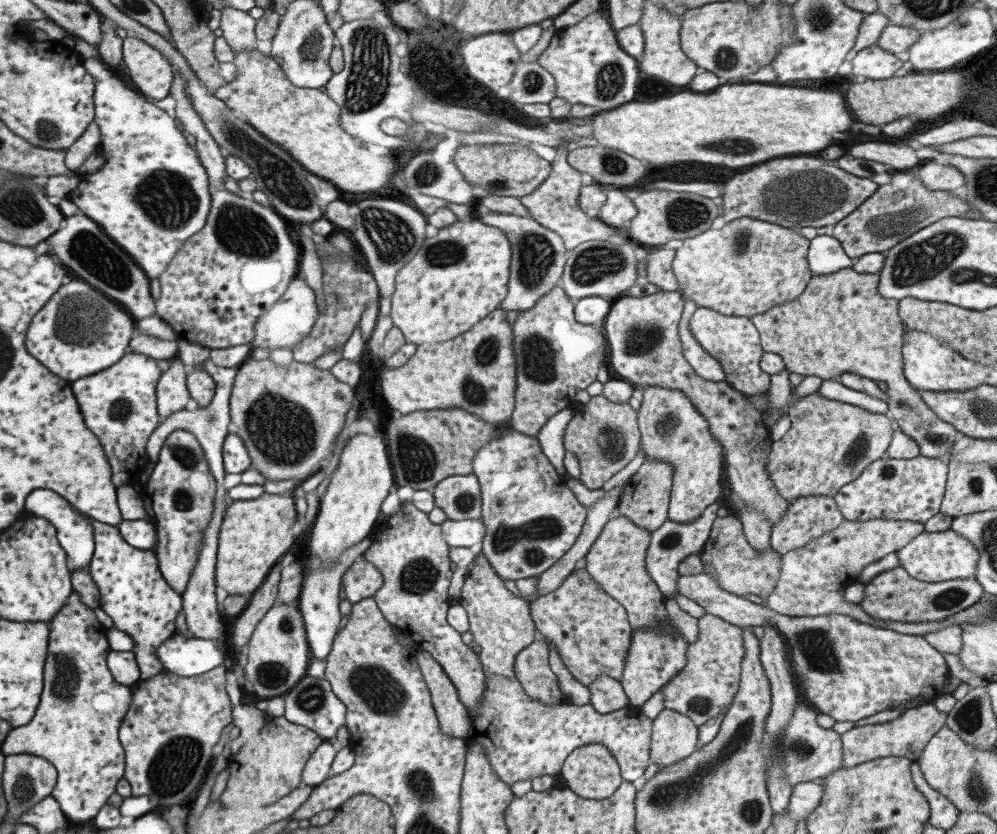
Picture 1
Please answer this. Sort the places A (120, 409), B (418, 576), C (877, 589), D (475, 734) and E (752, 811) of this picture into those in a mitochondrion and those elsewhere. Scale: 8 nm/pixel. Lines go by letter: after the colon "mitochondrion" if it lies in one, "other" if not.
A: mitochondrion
B: mitochondrion
C: other
D: other
E: mitochondrion

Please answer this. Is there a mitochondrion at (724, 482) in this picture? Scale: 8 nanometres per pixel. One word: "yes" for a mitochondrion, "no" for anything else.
no

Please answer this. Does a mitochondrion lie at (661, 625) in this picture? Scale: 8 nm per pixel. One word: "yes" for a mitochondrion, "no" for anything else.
no

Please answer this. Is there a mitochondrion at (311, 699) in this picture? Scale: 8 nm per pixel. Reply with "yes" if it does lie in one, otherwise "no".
yes

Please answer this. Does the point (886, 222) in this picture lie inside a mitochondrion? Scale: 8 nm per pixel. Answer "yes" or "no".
yes

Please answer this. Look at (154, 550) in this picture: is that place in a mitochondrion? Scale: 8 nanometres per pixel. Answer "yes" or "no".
no

